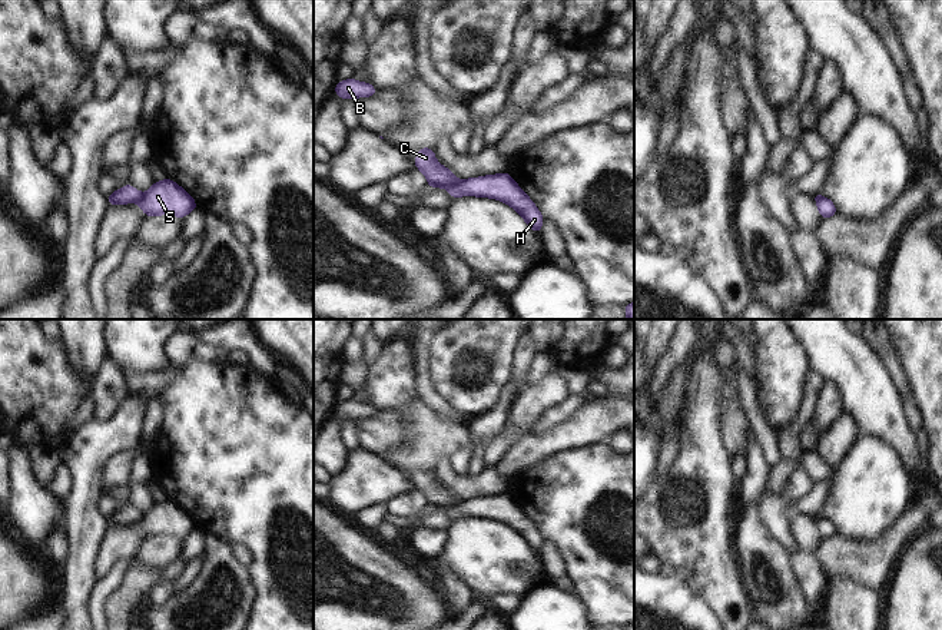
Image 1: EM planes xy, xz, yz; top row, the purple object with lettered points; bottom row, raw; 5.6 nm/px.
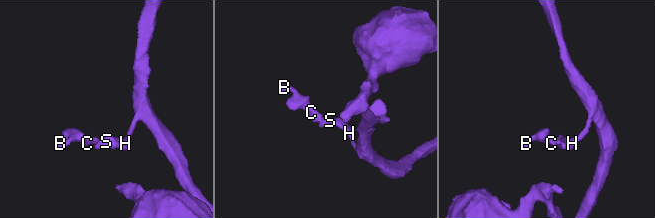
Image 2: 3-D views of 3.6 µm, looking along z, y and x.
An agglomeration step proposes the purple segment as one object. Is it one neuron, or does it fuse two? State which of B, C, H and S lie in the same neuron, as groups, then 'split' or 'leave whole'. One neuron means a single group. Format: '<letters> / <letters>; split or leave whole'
B C / H S; split

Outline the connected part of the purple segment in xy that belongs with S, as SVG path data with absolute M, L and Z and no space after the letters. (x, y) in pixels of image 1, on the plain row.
M167 498L162 503L153 503L137 524L146 537L173 536L182 540L198 530L195 520Z

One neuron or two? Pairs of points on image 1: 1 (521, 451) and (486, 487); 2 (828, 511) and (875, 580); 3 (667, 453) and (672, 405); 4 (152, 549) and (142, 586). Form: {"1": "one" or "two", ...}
{"1": "two", "2": "two", "3": "one", "4": "two"}

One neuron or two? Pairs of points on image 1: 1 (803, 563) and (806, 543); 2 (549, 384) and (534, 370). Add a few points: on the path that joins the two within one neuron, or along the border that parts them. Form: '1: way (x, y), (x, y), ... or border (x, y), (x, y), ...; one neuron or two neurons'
1: border (799, 547), (812, 553); two neurons
2: border (556, 370), (526, 387); two neurons

